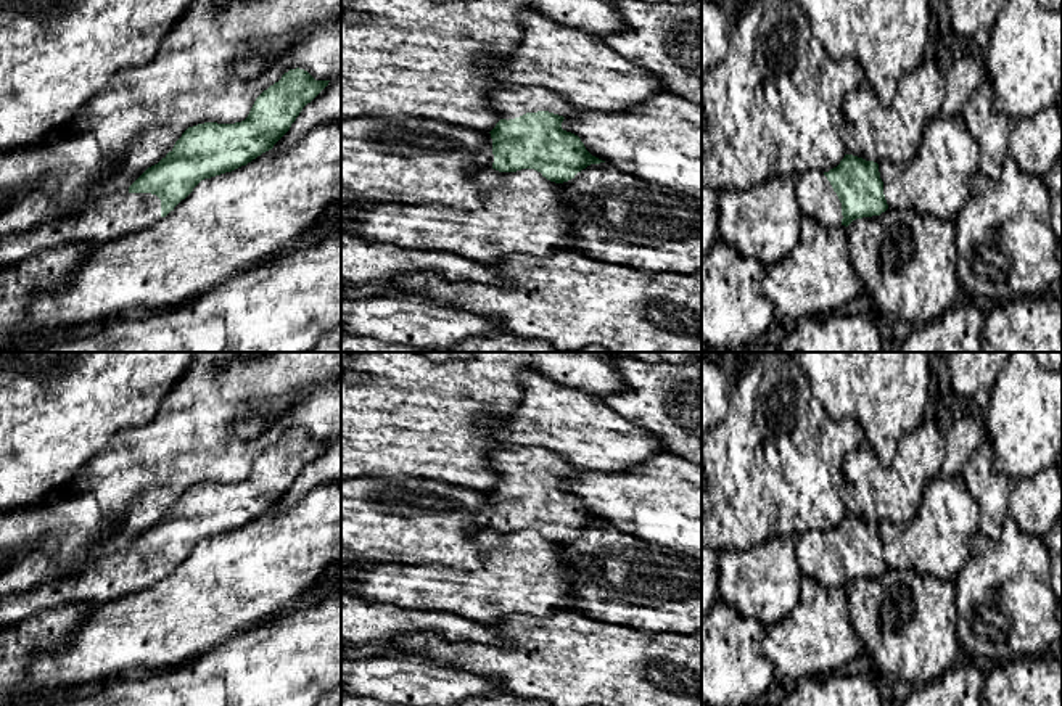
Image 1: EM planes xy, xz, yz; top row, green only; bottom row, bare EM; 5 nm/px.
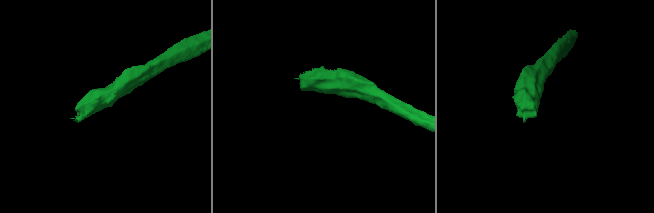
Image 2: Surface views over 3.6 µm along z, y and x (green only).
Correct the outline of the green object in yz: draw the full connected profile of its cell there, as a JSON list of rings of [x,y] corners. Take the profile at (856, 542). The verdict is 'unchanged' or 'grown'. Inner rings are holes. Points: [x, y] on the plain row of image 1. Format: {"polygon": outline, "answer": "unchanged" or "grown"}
{"polygon": [[[845,515],[829,532],[811,531],[796,539],[803,576],[825,589],[848,587],[856,579],[880,576],[888,569],[874,521]]], "answer": "grown"}

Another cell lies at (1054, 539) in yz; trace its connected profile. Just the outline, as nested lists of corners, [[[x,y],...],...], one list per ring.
[[[1062,516],[1051,527],[1049,536],[1044,539],[1048,555],[1051,560],[1051,587],[1062,603]]]

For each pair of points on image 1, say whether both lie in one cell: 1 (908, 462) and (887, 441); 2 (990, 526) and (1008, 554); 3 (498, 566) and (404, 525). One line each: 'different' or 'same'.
1: different
2: different
3: different

